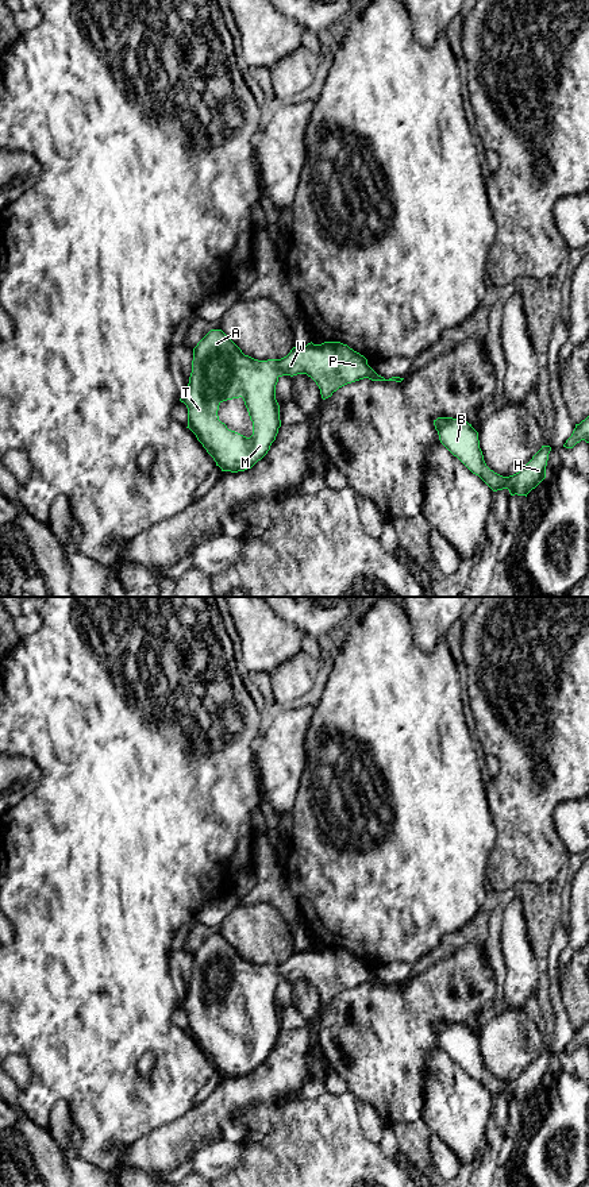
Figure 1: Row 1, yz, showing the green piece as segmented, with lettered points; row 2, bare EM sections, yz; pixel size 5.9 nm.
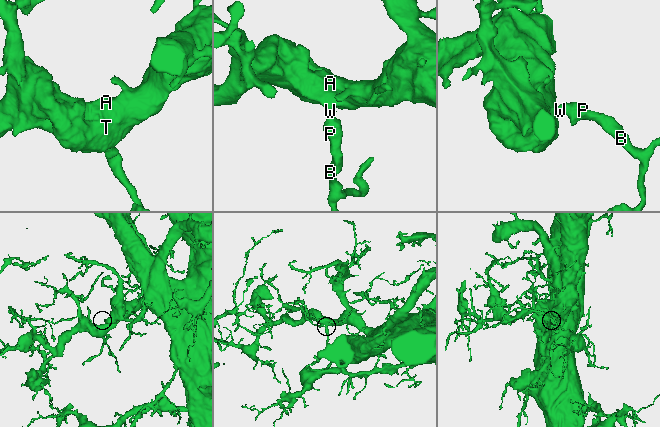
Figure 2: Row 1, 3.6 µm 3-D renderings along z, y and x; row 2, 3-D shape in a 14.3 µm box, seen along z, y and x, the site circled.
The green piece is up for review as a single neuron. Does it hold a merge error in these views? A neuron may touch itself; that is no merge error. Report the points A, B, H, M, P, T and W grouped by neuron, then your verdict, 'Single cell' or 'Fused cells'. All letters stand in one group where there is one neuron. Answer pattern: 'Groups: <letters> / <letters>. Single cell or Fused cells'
Groups: A B H M P T W. Single cell

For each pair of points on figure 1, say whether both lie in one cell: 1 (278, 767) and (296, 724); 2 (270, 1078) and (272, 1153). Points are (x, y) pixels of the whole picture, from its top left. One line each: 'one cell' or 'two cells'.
1: one cell
2: two cells

